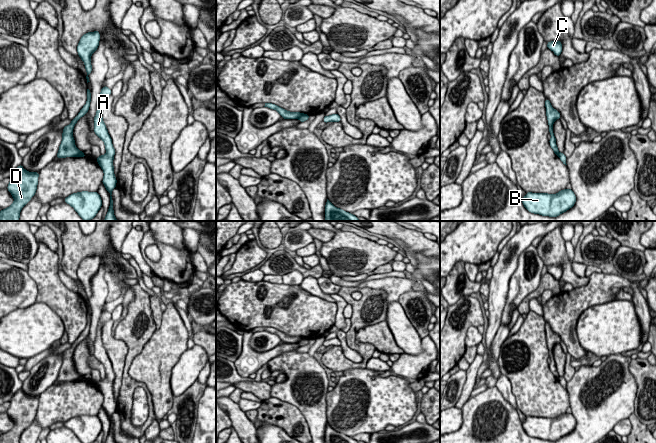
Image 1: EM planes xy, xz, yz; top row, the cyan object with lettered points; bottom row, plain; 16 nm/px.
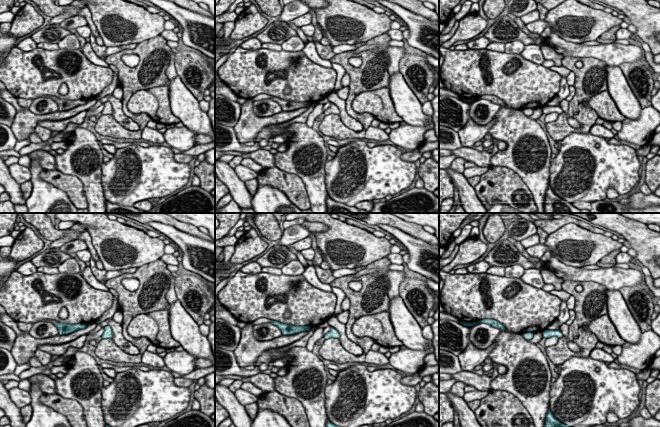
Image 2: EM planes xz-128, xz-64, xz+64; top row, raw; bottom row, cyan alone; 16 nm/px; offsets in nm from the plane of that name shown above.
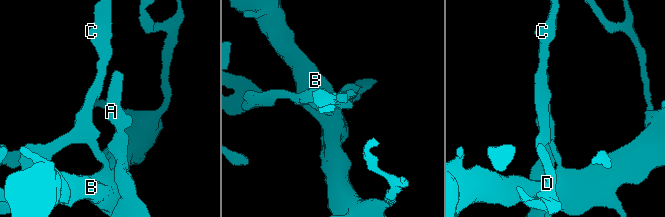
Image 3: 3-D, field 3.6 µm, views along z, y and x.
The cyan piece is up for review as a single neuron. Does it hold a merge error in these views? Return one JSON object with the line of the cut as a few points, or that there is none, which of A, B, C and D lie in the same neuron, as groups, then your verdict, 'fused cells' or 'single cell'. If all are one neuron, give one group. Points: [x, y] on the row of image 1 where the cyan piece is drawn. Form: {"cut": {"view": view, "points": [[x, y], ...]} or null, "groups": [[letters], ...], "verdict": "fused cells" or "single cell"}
{"cut": {"view": "yz", "points": [[559, 152], [557, 155]]}, "groups": [["A", "C", "D"], ["B"]], "verdict": "fused cells"}

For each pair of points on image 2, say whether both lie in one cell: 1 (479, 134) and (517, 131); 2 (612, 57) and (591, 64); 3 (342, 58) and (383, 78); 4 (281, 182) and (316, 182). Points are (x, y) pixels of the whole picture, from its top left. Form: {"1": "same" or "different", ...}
{"1": "different", "2": "different", "3": "same", "4": "different"}

